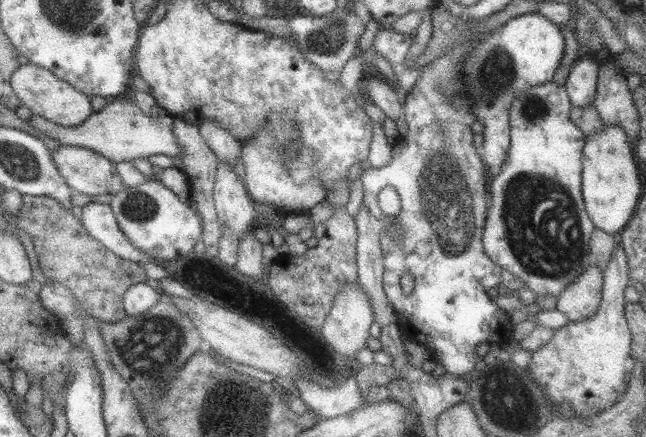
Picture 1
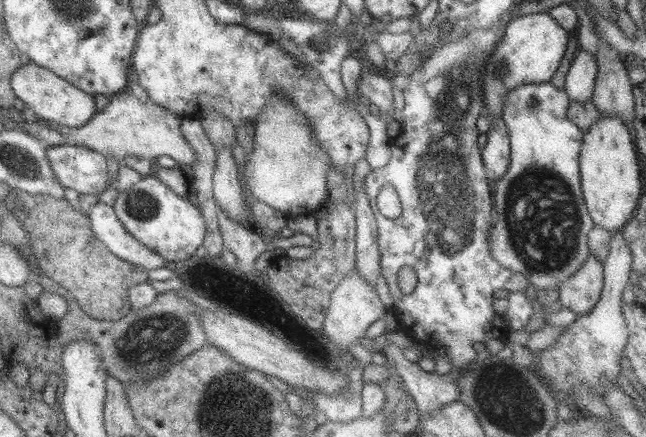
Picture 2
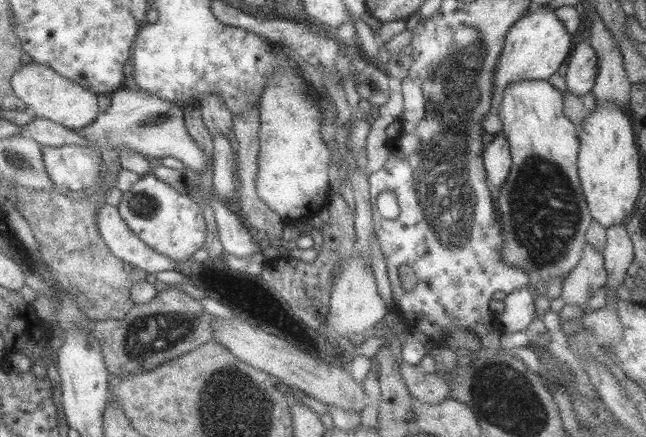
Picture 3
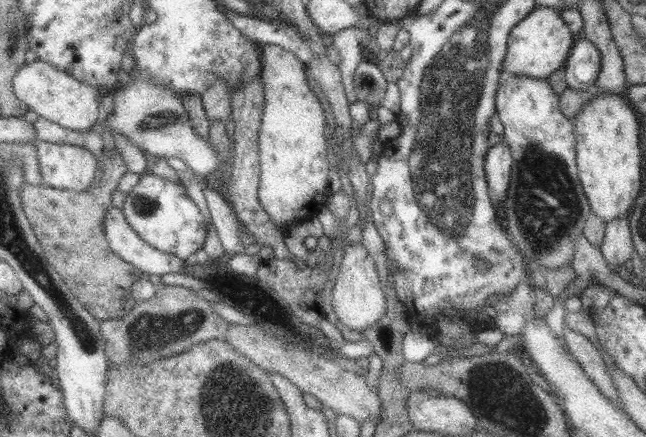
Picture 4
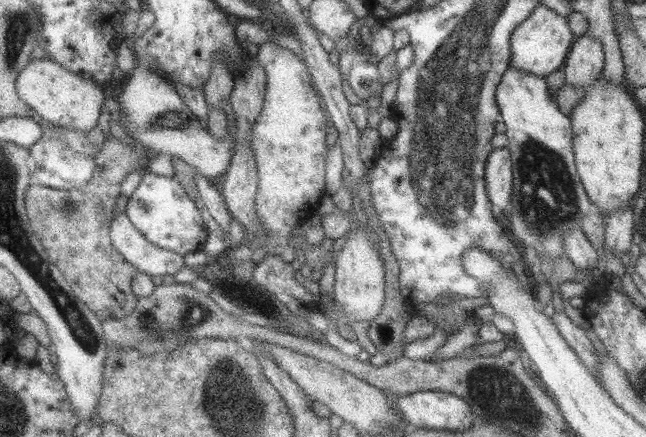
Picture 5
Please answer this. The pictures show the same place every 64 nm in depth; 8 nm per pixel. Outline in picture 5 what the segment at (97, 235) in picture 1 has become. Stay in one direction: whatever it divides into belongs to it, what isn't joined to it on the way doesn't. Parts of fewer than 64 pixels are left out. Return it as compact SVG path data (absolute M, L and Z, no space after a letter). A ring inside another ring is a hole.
M116 211L109 224L110 243L138 272L158 280L164 274L173 275L184 267L184 259L176 252L163 250L145 240L131 225L124 212Z

